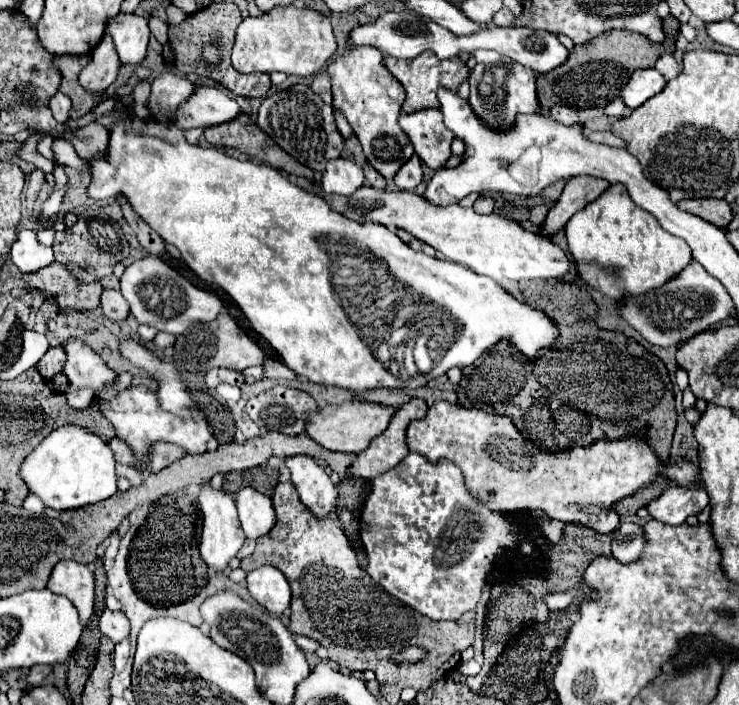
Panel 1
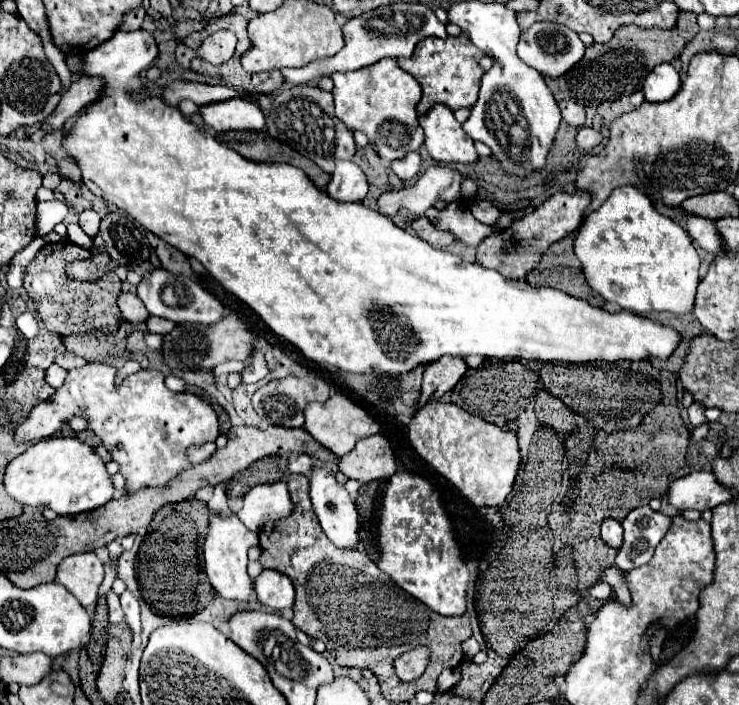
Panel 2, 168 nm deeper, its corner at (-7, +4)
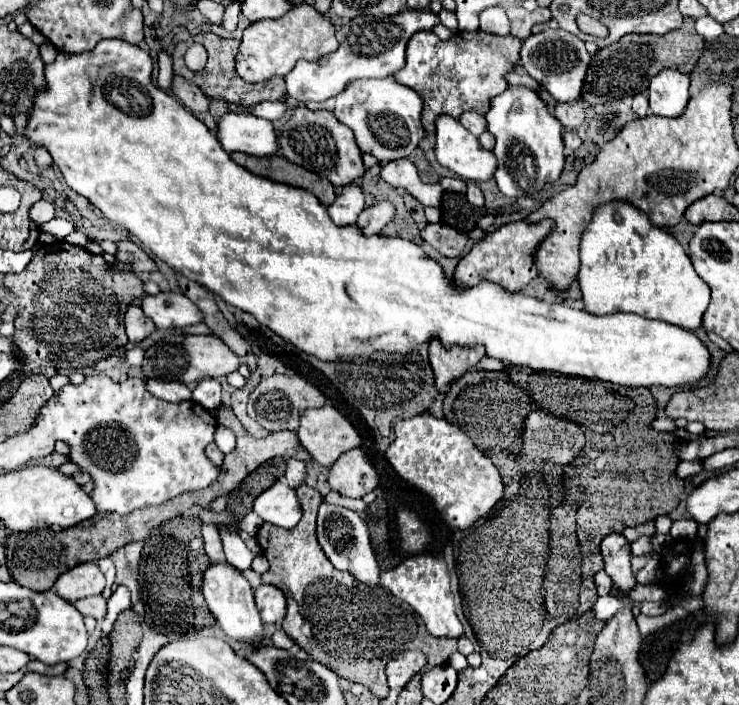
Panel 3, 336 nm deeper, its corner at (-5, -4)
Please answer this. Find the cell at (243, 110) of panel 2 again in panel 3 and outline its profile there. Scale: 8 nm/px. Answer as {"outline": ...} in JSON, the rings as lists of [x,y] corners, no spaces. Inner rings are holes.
{"outline":[[[222,115],[218,121],[216,137],[226,153],[242,151],[248,155],[264,157],[276,153],[278,149],[272,123],[254,115]]]}

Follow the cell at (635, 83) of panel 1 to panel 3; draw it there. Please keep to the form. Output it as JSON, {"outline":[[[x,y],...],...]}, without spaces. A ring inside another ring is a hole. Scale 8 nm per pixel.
{"outline":[[[664,69],[656,77],[652,77],[650,87],[648,87],[650,111],[662,117],[682,115],[690,99],[688,85],[690,85],[690,77],[674,69]]]}

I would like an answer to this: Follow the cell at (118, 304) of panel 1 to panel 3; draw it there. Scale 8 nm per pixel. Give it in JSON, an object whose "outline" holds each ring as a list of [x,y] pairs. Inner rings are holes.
{"outline":[[[130,305],[126,307],[126,315],[124,315],[124,325],[126,325],[126,335],[130,339],[130,343],[138,343],[144,337],[148,337],[156,327],[154,323],[142,313],[142,309],[138,305]]]}

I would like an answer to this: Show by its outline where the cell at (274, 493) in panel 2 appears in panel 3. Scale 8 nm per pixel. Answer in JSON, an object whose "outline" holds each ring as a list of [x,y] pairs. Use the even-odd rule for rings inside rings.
{"outline":[[[280,481],[254,499],[254,513],[264,521],[284,529],[298,525],[302,517],[296,491]]]}

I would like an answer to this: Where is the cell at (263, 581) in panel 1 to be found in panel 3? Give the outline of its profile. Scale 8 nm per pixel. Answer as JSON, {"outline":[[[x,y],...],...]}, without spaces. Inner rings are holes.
{"outline":[[[262,583],[258,589],[254,589],[254,597],[256,597],[256,607],[264,623],[280,623],[284,619],[286,597],[280,589],[274,589]]]}

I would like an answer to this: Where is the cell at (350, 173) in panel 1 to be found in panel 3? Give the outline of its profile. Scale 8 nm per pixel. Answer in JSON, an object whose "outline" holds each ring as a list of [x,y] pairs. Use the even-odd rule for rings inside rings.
{"outline":[[[350,183],[342,187],[342,193],[326,209],[336,225],[354,225],[356,217],[364,209],[364,193],[356,183]]]}

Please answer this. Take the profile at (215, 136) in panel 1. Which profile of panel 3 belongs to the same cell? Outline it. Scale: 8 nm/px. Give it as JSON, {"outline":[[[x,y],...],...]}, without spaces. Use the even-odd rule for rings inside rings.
{"outline":[[[232,153],[230,157],[240,167],[248,169],[254,175],[308,189],[310,193],[314,193],[320,199],[322,205],[330,205],[334,201],[336,193],[334,193],[334,185],[330,181],[320,179],[316,173],[306,171],[300,165],[286,161],[282,155],[272,155],[272,157],[262,159],[262,157],[254,157],[254,155],[246,155],[246,153]]]}

